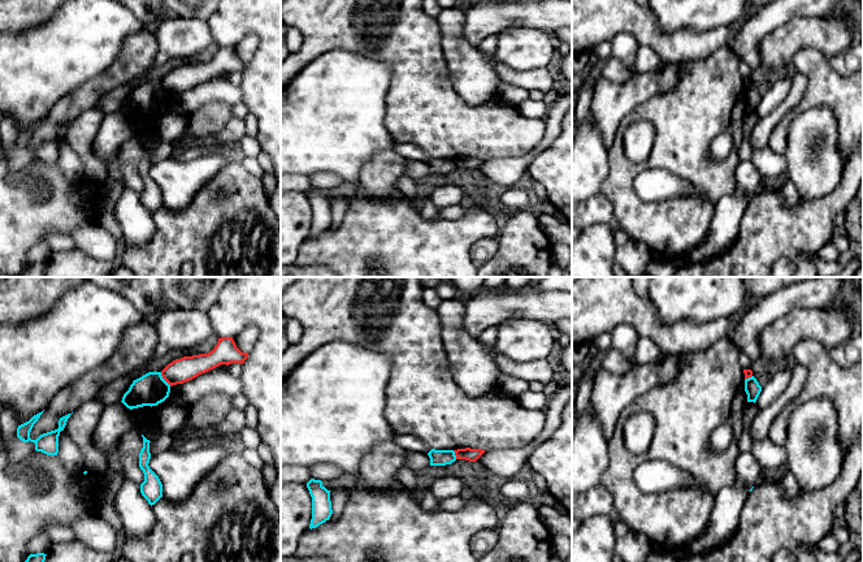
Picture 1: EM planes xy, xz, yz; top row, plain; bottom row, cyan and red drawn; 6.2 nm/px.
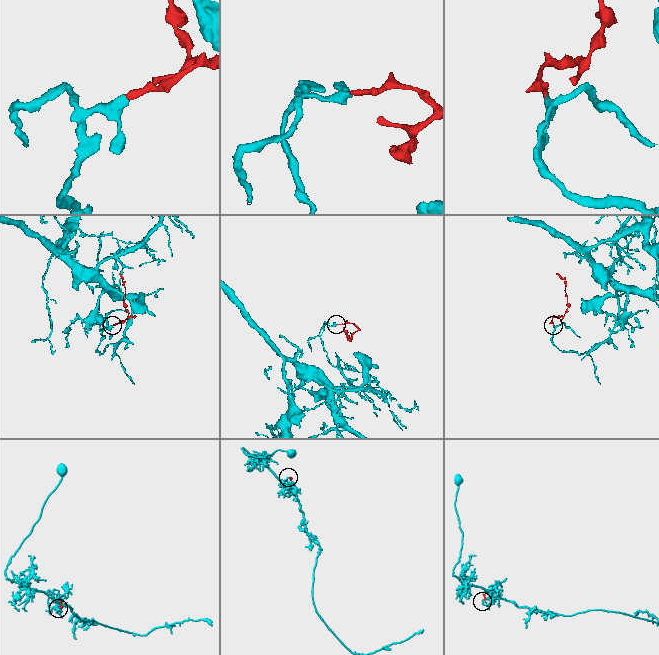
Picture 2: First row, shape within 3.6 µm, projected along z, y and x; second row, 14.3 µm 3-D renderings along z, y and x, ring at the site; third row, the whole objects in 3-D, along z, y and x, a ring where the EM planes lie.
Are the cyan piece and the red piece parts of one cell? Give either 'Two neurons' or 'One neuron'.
Two neurons

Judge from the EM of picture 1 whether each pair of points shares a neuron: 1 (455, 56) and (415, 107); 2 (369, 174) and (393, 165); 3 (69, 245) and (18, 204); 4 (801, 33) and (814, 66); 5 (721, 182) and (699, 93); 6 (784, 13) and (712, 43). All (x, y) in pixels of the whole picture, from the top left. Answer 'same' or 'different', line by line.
1: different
2: same
3: different
4: different
5: same
6: different

